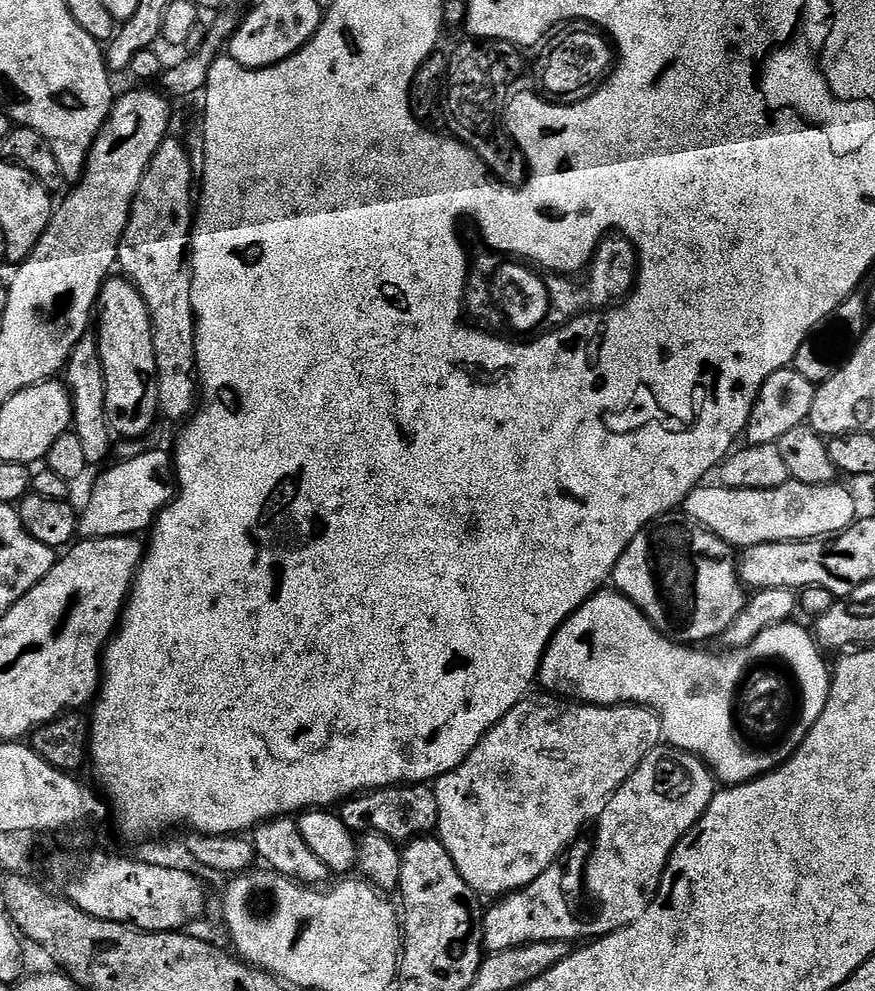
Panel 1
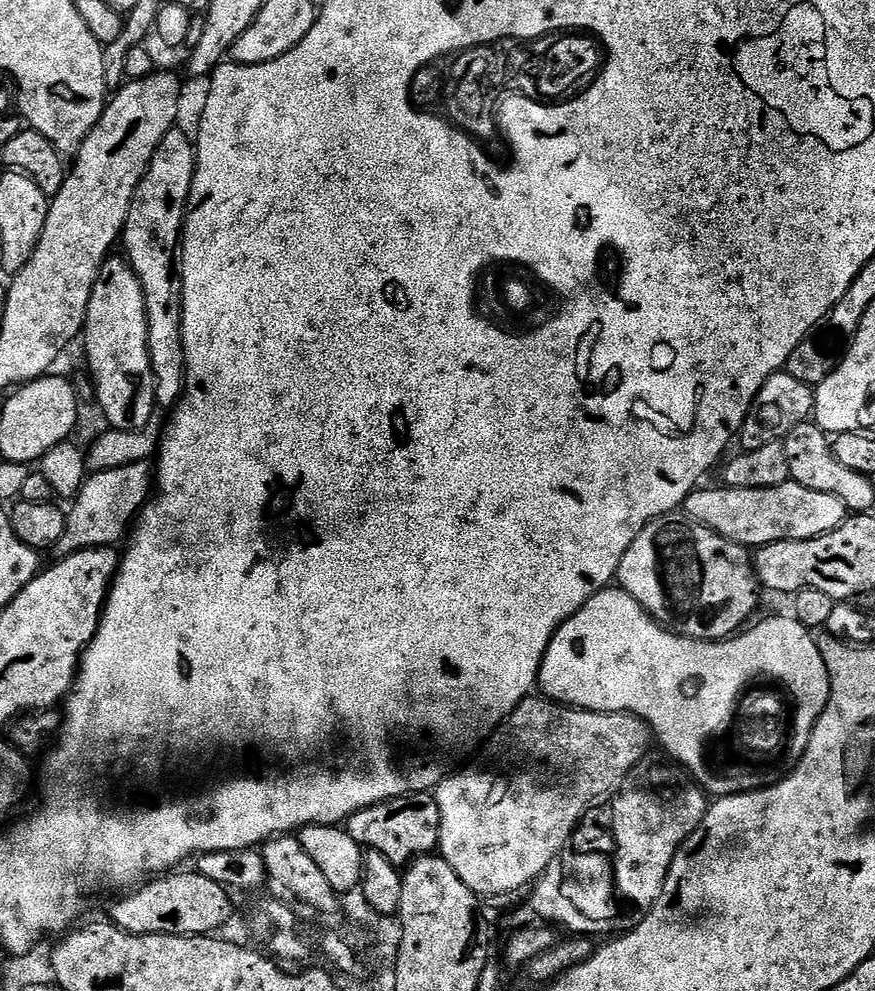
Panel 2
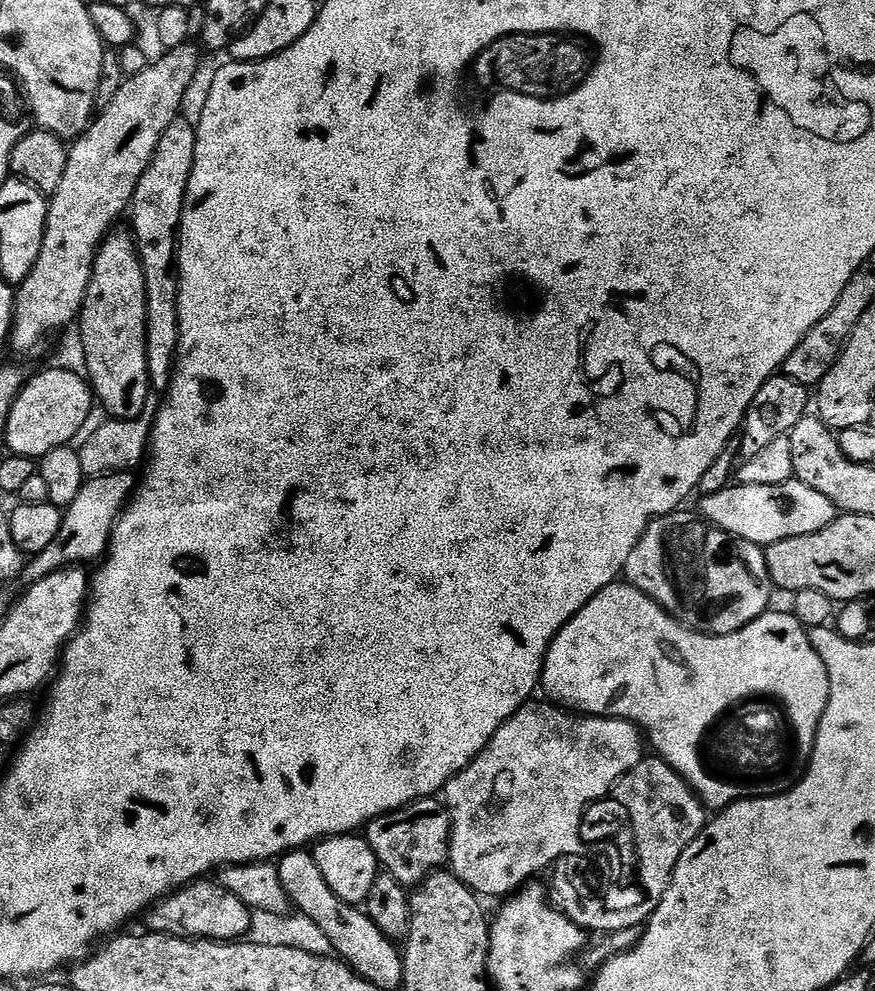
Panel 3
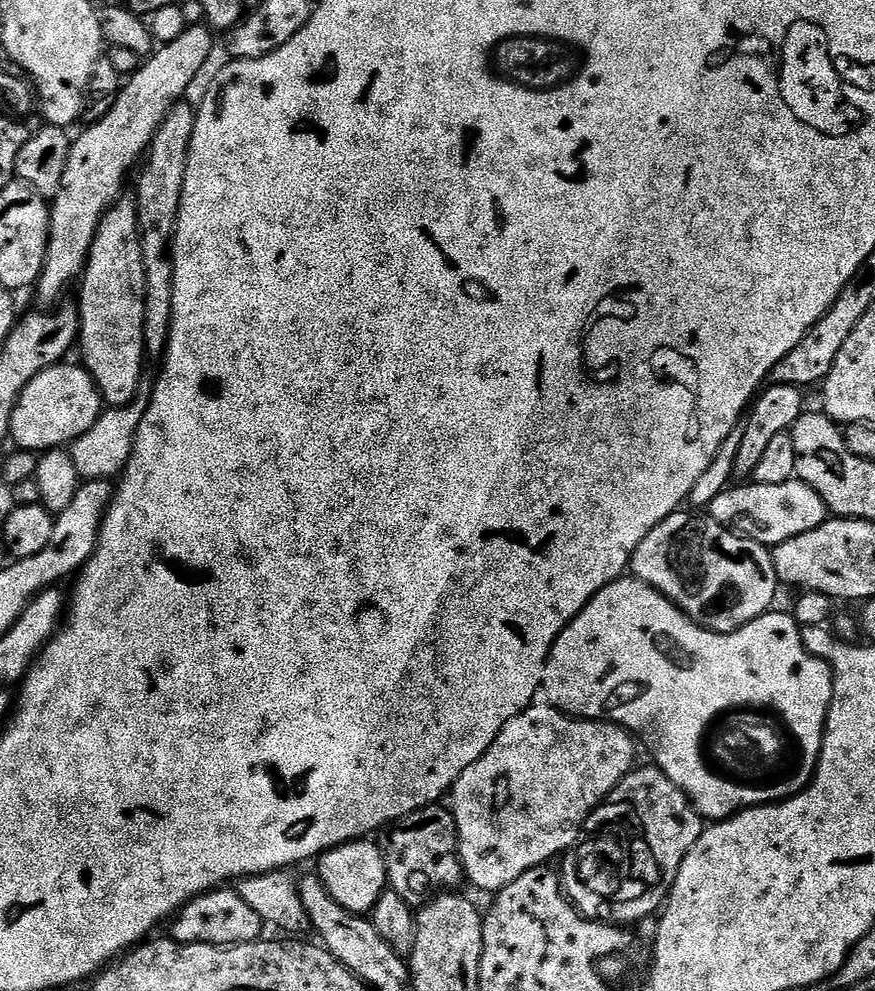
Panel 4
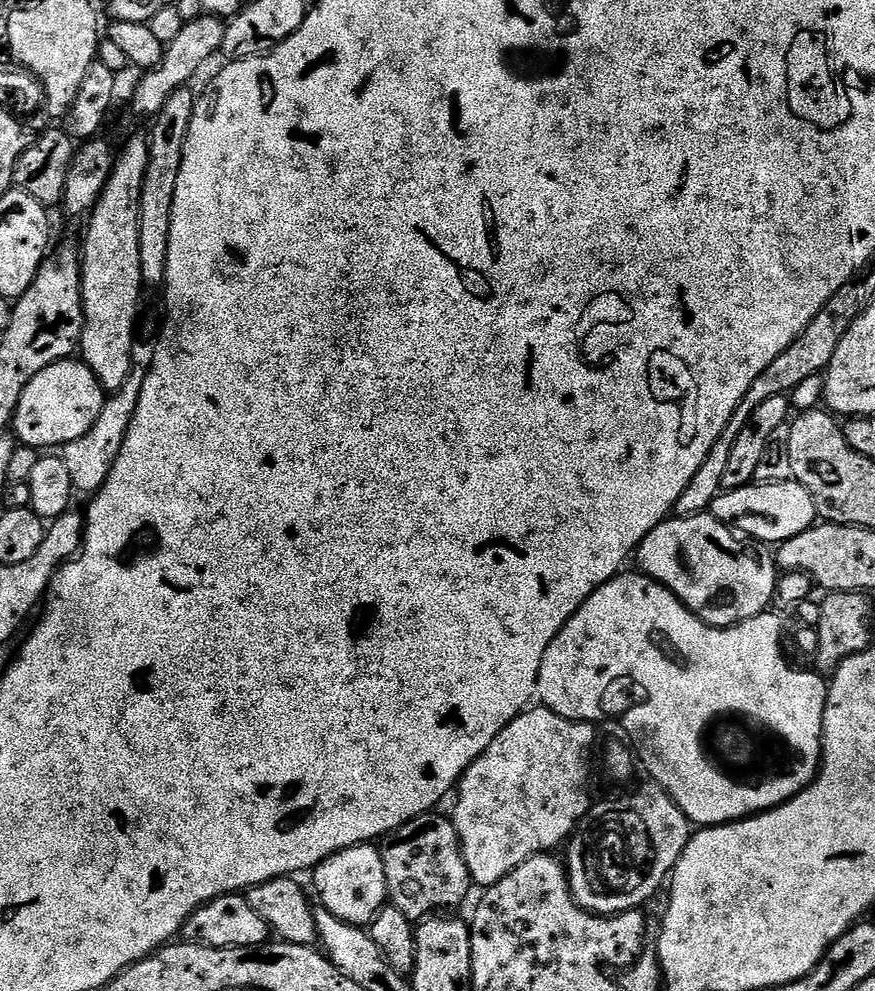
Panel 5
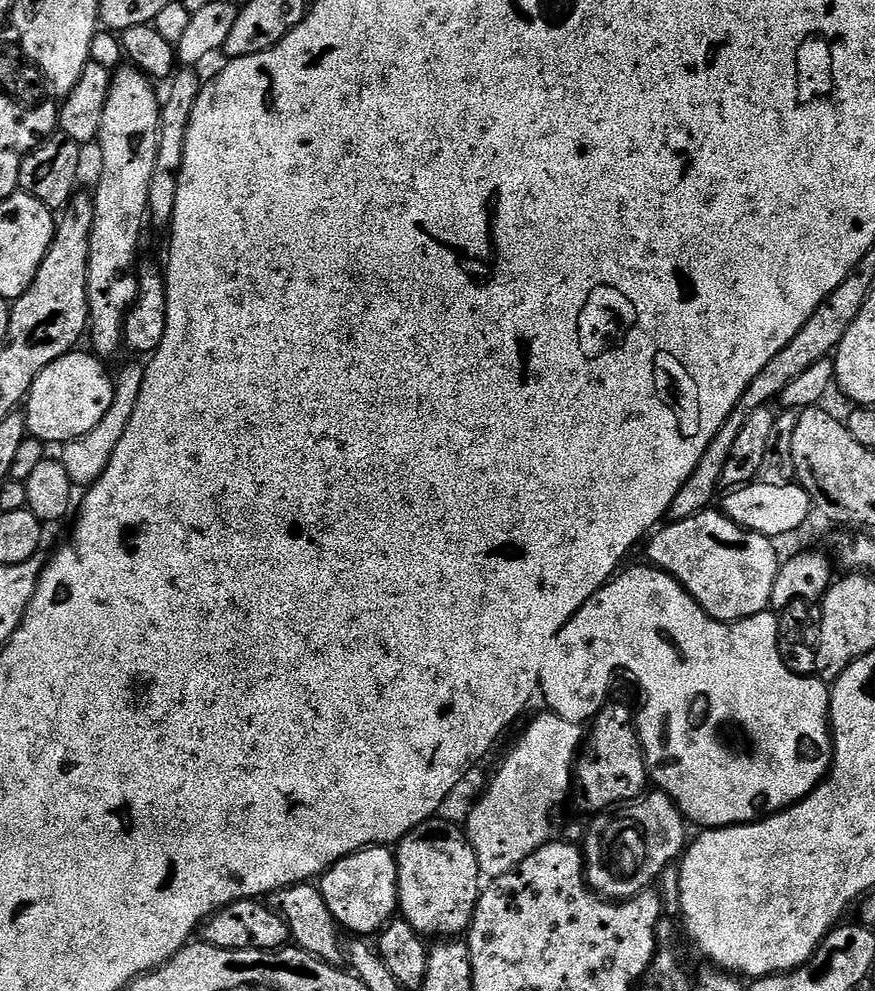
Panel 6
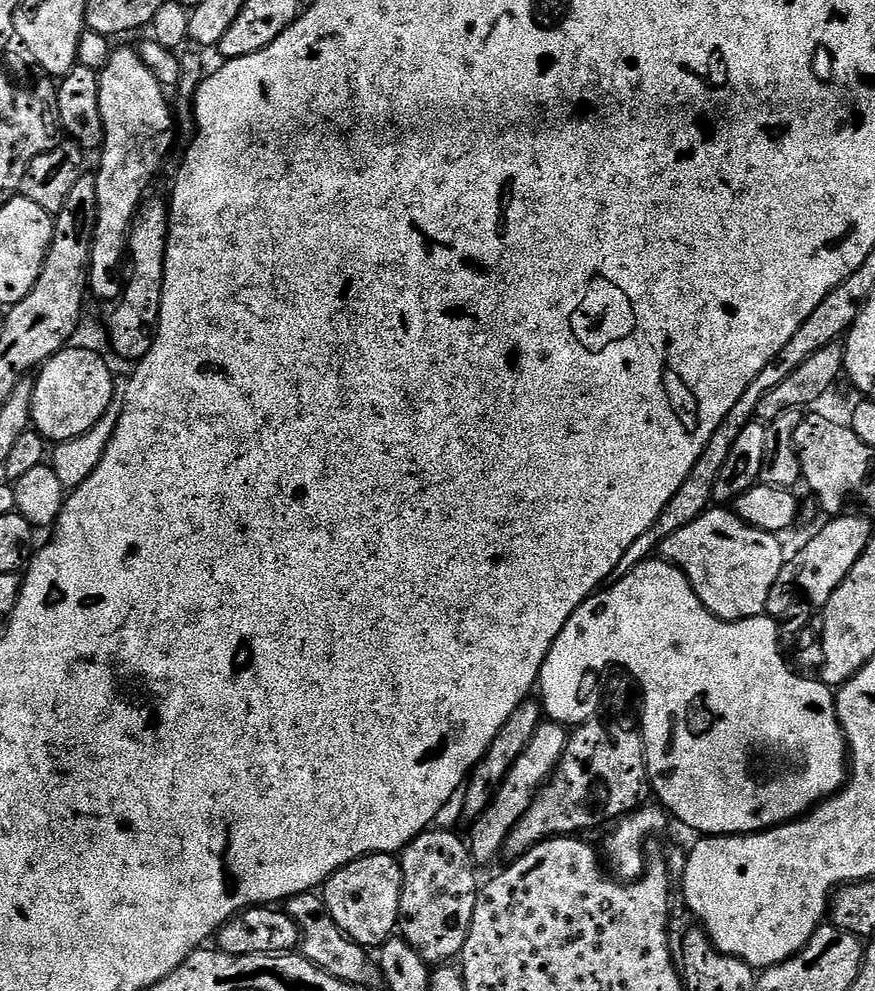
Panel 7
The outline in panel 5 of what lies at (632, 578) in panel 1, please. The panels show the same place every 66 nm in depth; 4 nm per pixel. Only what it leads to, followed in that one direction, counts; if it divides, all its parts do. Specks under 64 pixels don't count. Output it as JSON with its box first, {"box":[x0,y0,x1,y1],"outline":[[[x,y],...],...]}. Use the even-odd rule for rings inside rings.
{"box":[634,514,778,628],"outline":[[[710,514],[662,521],[646,534],[634,560],[640,563],[639,571],[669,588],[712,628],[731,628],[760,615],[776,595],[778,565],[773,553],[759,540],[737,534]]]}

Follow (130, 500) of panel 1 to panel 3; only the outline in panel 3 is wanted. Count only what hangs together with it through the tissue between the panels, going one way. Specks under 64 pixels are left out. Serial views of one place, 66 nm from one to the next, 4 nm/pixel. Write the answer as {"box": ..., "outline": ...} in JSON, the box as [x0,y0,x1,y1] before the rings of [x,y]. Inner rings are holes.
{"box":[22,472,138,585],"outline":[[[115,472],[105,476],[94,476],[85,479],[82,490],[78,490],[78,498],[70,502],[70,506],[63,509],[64,517],[62,526],[58,526],[58,538],[46,546],[38,555],[31,557],[24,565],[22,580],[25,585],[35,584],[36,581],[46,578],[55,572],[61,572],[64,568],[74,568],[77,566],[88,566],[91,560],[99,561],[108,549],[108,542],[112,539],[112,531],[118,522],[121,512],[123,512],[128,501],[132,499],[132,494],[136,490],[138,483],[137,477],[132,472]]]}

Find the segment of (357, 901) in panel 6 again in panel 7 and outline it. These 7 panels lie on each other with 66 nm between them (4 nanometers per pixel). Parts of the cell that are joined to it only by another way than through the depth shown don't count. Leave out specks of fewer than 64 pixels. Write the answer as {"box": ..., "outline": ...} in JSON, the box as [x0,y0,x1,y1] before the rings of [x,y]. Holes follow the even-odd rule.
{"box":[323,854,402,950],"outline":[[[392,854],[364,856],[340,868],[323,885],[324,905],[330,910],[334,922],[352,941],[366,950],[380,945],[397,931],[400,923],[400,887],[402,886],[400,861]]]}

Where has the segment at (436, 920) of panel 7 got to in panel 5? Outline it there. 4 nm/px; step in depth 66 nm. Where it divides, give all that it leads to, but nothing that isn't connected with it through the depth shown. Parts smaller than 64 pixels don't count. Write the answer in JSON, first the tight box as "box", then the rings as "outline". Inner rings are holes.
{"box":[380,811,474,922],"outline":[[[435,811],[427,812],[425,816],[414,818],[406,822],[394,832],[389,832],[383,841],[380,853],[382,862],[386,866],[386,882],[388,883],[388,900],[391,907],[402,910],[406,918],[413,922],[423,922],[445,910],[456,910],[460,903],[468,896],[468,891],[474,888],[472,876],[468,872],[464,851],[460,848],[460,836],[456,832],[456,825],[451,819],[436,816]]]}

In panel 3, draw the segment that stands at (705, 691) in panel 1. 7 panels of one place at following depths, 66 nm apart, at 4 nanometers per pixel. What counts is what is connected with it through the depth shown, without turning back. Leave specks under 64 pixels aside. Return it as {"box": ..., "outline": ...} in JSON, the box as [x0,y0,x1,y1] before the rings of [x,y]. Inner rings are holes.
{"box":[542,582,830,810],"outline":[[[627,582],[611,584],[603,588],[598,594],[594,594],[594,598],[590,598],[590,602],[586,602],[586,606],[582,606],[582,610],[578,610],[578,614],[574,614],[574,618],[570,618],[566,627],[556,635],[554,642],[548,647],[548,656],[544,660],[542,688],[548,691],[547,699],[549,701],[555,702],[565,709],[575,710],[585,716],[615,716],[617,720],[628,720],[631,724],[636,725],[637,728],[642,730],[647,743],[651,747],[652,744],[656,747],[655,755],[659,759],[665,760],[709,809],[716,808],[715,810],[729,808],[731,804],[737,804],[740,800],[750,800],[758,796],[776,796],[779,792],[787,792],[800,779],[808,763],[808,758],[812,754],[812,743],[816,740],[816,731],[820,725],[820,719],[830,698],[830,678],[826,666],[822,662],[822,658],[818,658],[818,650],[814,650],[814,646],[810,642],[808,629],[798,622],[798,618],[792,615],[791,611],[775,612],[775,610],[769,610],[763,612],[757,620],[750,622],[734,634],[713,636],[681,624],[666,609],[658,606],[658,602],[654,602],[649,596],[642,594],[642,590],[638,590],[633,584]],[[751,696],[773,696],[784,707],[784,716],[788,719],[788,724],[762,725],[760,728],[760,744],[764,747],[764,752],[750,753],[748,761],[744,764],[744,769],[740,772],[739,766],[736,765],[736,759],[739,758],[740,751],[743,748],[751,746],[752,740],[750,737],[744,736],[748,732],[748,728],[744,724],[733,726],[733,736],[724,732],[723,716],[727,708],[732,708],[735,704],[750,699]]]}

